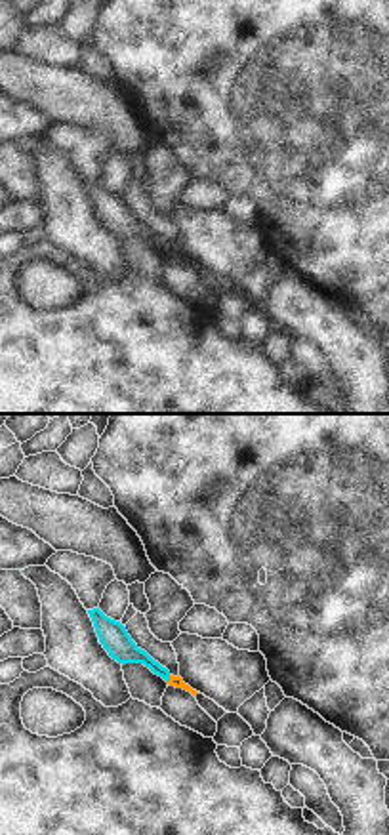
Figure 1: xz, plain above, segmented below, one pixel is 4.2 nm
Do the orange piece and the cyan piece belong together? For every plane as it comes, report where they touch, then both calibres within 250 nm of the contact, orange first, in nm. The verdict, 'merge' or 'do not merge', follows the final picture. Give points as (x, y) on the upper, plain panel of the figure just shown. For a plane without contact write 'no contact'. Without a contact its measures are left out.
contact (170, 252); calibres 50 and 120 nm

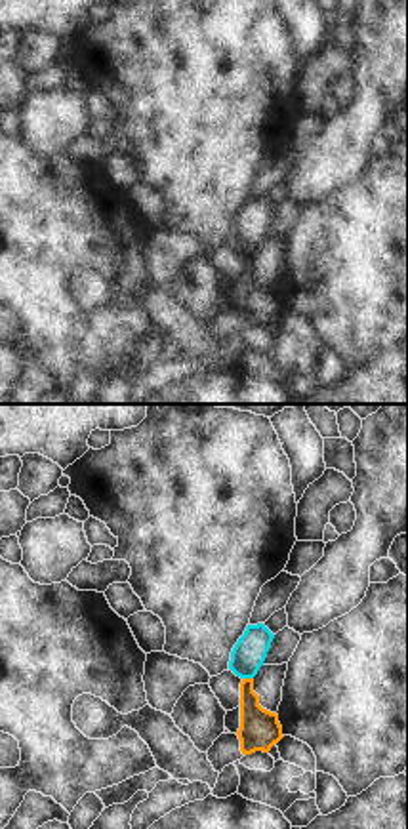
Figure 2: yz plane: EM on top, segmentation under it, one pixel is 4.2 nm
contact (248, 252); calibres 170 and 140 nm

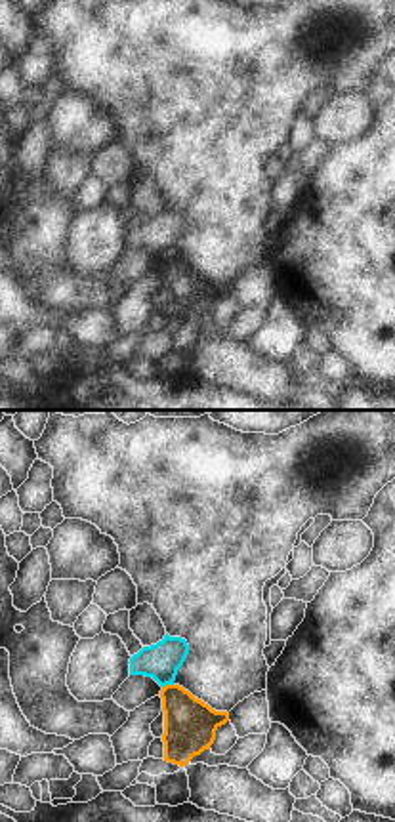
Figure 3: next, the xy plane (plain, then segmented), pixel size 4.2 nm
contact (166, 258); calibres 220 and 150 nm

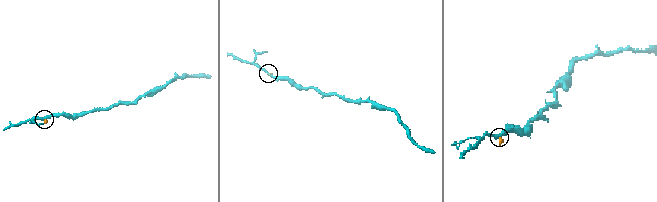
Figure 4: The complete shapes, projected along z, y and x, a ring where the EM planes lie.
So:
do not merge

